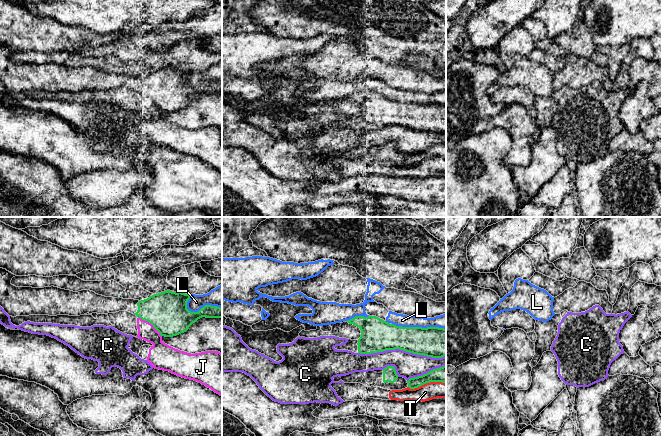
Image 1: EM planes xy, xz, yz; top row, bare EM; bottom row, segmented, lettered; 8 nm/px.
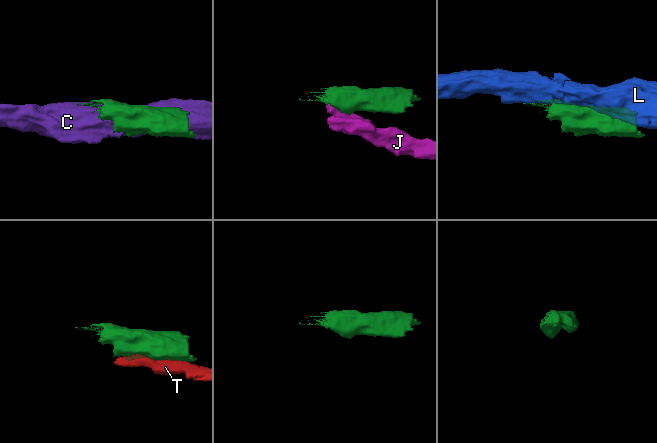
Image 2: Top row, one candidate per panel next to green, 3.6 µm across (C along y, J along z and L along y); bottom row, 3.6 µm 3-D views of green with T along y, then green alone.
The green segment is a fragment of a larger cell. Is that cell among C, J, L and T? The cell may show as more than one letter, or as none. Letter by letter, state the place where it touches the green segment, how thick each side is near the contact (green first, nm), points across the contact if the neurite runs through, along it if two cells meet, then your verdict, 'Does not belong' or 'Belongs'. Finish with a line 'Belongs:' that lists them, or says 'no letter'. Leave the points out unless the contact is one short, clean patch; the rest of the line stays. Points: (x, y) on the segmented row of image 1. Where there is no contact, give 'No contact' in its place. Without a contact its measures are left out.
C: Touches green at xz (402, 349). Thickness 260 nm (green) against 200 nm. Does not belong
J: Touches green at xy (151, 323). Thickness 320 nm (green) against 170 nm. Boundary: xy (138, 316), (148, 321), (161, 336). Does not belong
L: Touches green at xz (419, 327). Thickness 240 nm (green) against 120 nm. Does not belong
T: Touches green at xz (426, 382). Thickness 140 nm (green) against 140 nm. Does not belong
Belongs: no letter

